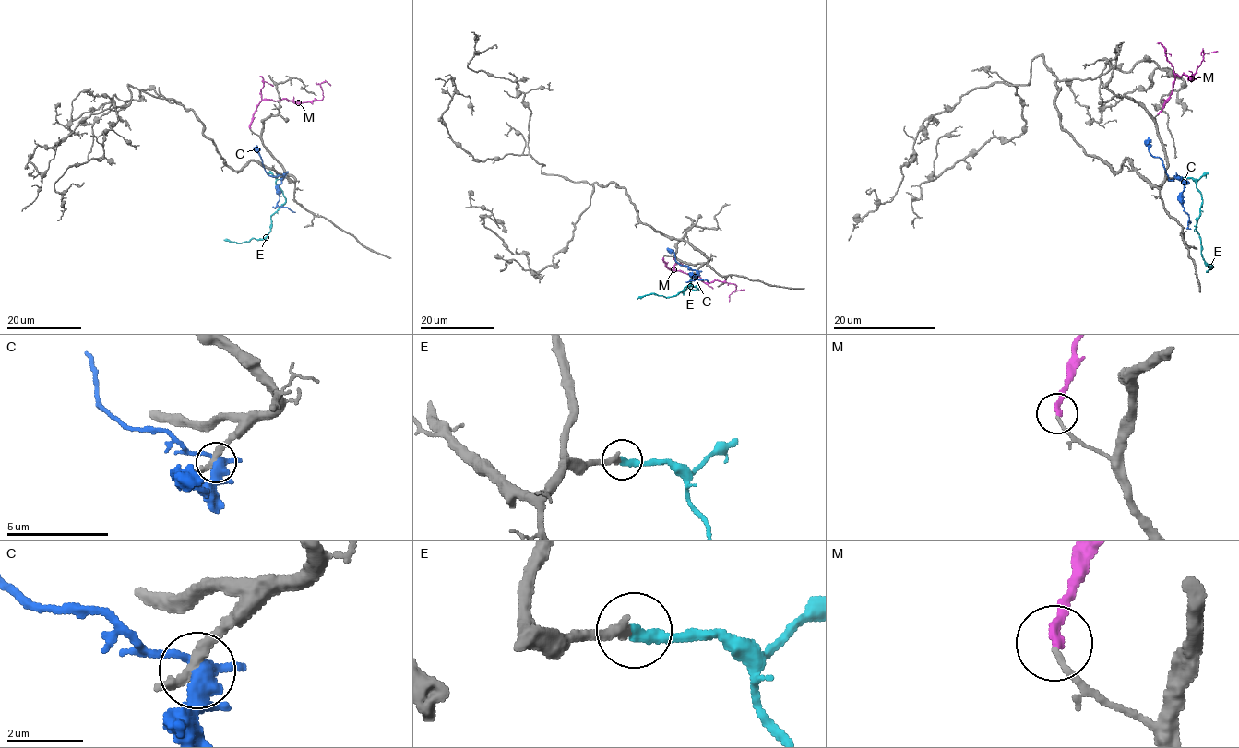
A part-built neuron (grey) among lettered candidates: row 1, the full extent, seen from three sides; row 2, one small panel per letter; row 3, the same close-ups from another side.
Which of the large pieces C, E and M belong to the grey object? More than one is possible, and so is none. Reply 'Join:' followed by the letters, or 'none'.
Join: E

